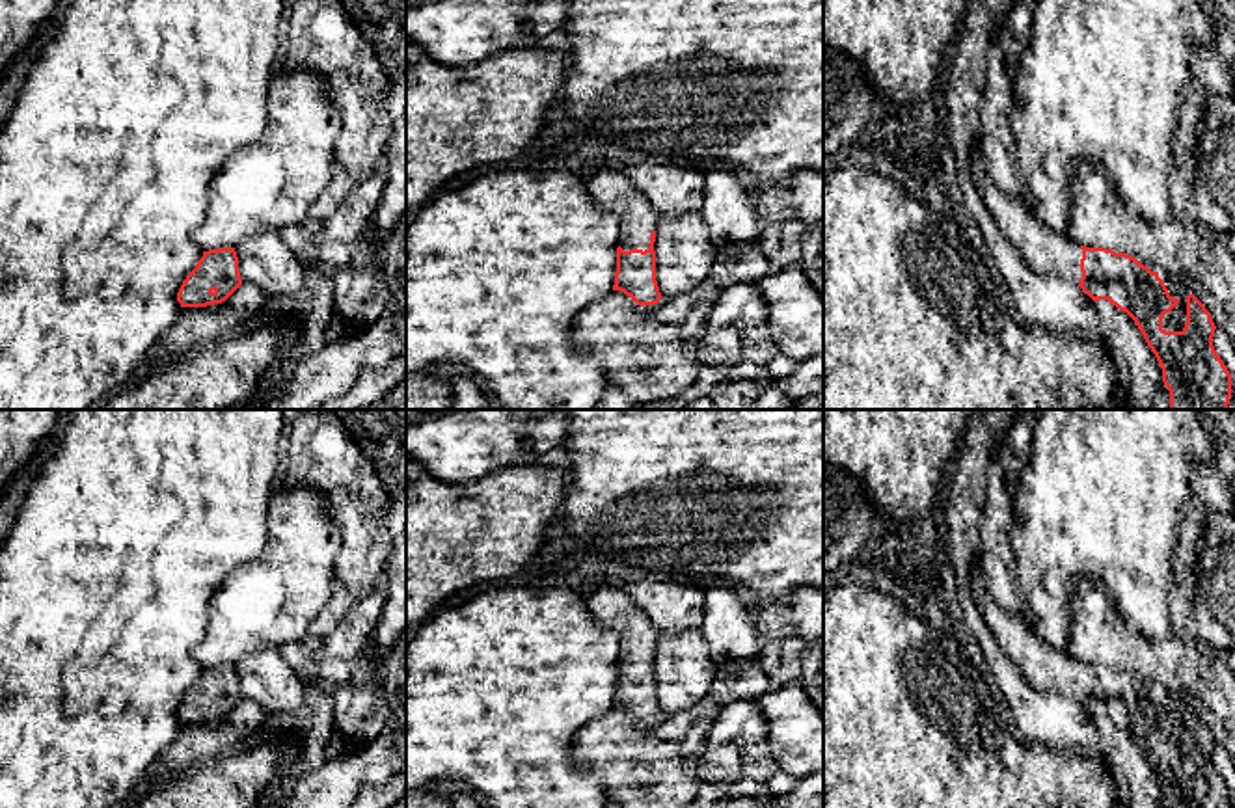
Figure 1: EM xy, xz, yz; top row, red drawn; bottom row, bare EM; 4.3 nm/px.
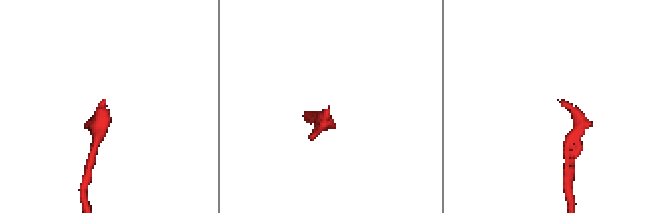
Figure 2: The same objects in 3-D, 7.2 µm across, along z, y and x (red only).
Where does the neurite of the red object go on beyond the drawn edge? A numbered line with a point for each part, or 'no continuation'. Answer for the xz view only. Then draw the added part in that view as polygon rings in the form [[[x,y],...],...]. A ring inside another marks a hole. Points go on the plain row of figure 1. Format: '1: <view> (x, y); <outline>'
1: xz (611, 606); [[[598,586],[587,599],[594,618],[618,635],[618,663],[648,667],[650,652],[656,648],[658,631],[650,618],[630,599],[620,586]]]

